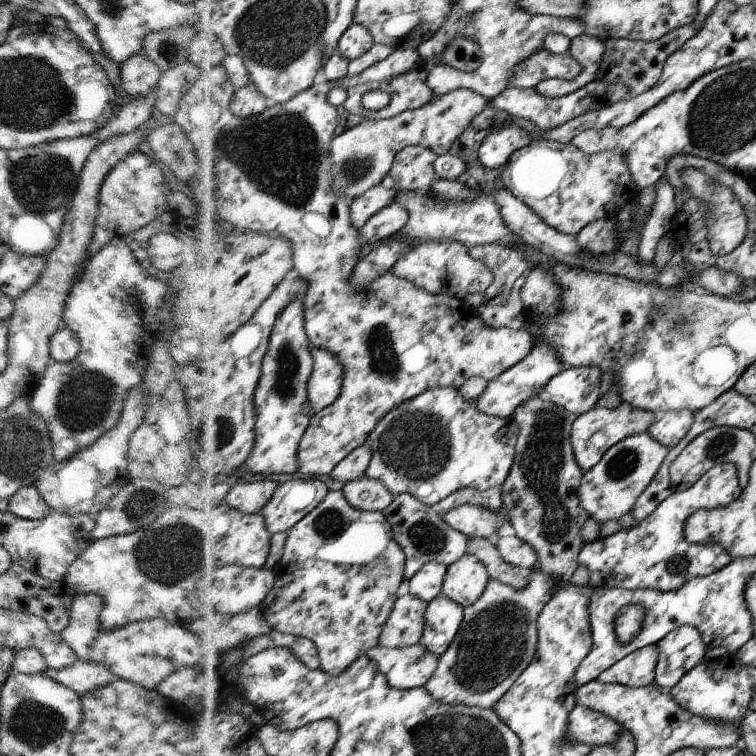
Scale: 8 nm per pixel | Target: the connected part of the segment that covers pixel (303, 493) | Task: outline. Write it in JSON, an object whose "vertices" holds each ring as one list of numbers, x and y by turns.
{"vertices":[[293,479,282,484,263,514,273,535,289,532,312,514,330,494,326,479]]}

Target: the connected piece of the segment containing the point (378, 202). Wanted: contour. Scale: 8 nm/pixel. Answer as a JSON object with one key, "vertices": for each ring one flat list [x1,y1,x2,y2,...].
{"vertices":[[384,184,368,190,364,196,352,203,352,220,358,230,362,230,381,210,397,202,398,190,391,184]]}

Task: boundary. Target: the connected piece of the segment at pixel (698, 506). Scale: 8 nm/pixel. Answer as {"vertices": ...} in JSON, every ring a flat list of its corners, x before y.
{"vertices":[[722,462,710,469,692,488,678,492,673,491,672,496,668,496,658,508,647,516,642,522,636,523,629,529,620,529,615,534,594,540,584,546,579,555,579,564,585,566,590,575,589,585,596,588,621,588,630,590,660,590,660,592,670,592,680,590,688,580,708,576,715,573,734,560,727,550,720,544,692,544,684,536,684,526,688,518,691,518,696,510,716,510,730,506,736,498,740,497,743,490,740,488,739,471,732,462]]}

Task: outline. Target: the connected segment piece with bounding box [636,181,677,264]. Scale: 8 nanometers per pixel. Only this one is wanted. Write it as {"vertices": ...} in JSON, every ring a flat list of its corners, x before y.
{"vertices":[[669,182,656,184,656,200,648,220,642,238,640,238,640,252,636,260,652,264,656,254,656,246,660,238,670,231,671,222,677,211,673,186]]}

